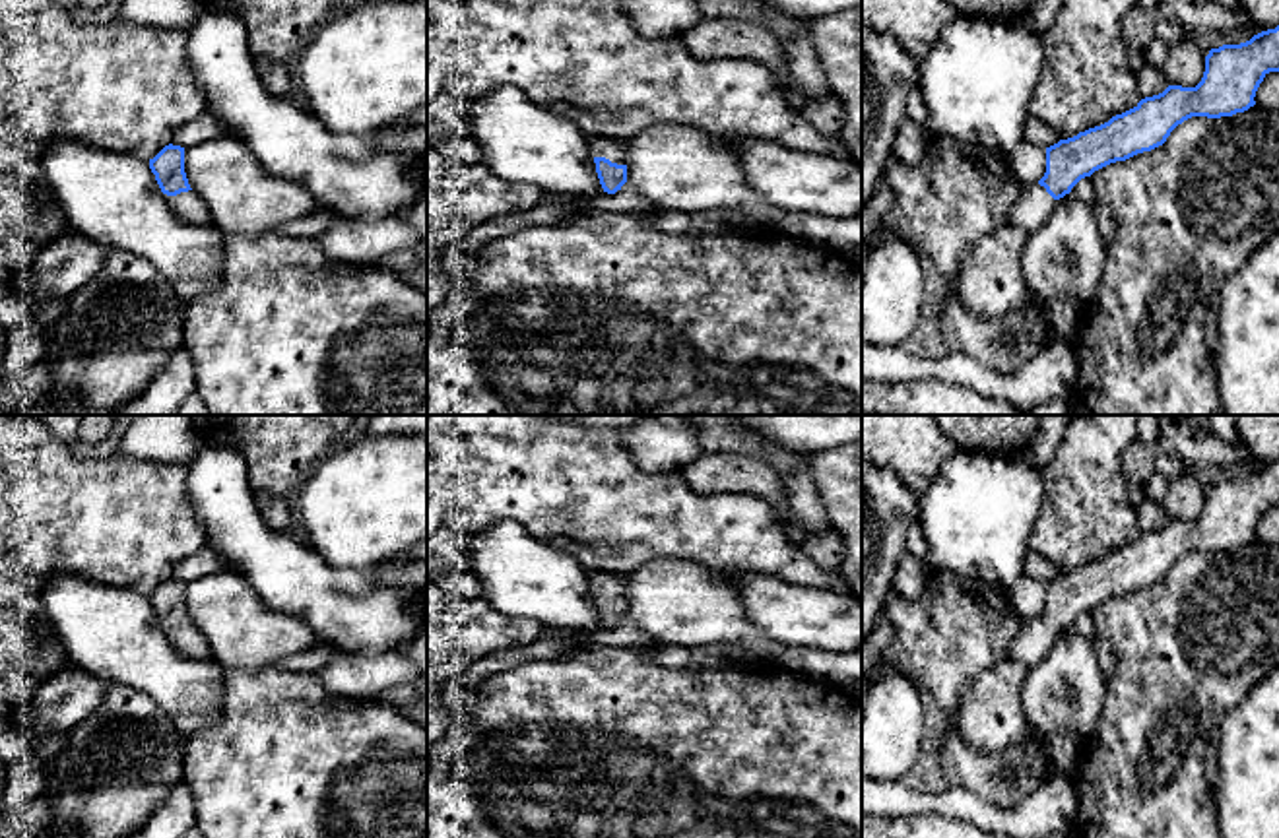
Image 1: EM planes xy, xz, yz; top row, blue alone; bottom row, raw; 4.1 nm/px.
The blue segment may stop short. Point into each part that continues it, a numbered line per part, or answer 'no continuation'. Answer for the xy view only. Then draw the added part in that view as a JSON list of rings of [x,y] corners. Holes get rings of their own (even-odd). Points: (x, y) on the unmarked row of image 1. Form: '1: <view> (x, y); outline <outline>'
1: xy (189, 641); outline [[[194,625],[180,627],[177,630],[165,628],[165,634],[182,656],[196,660],[212,658],[212,650],[206,636]]]

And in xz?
1: xz (614, 584); outline [[[590,572],[592,592],[606,592],[611,597],[627,599],[625,578],[613,572]]]

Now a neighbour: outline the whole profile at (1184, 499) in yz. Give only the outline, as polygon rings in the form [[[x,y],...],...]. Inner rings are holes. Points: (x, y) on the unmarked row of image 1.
[[[1184,469],[1170,479],[1163,510],[1168,520],[1196,522],[1205,506],[1205,489],[1194,469]]]

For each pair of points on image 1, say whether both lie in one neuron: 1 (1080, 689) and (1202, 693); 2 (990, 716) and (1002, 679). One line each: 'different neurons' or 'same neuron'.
1: different neurons
2: same neuron

